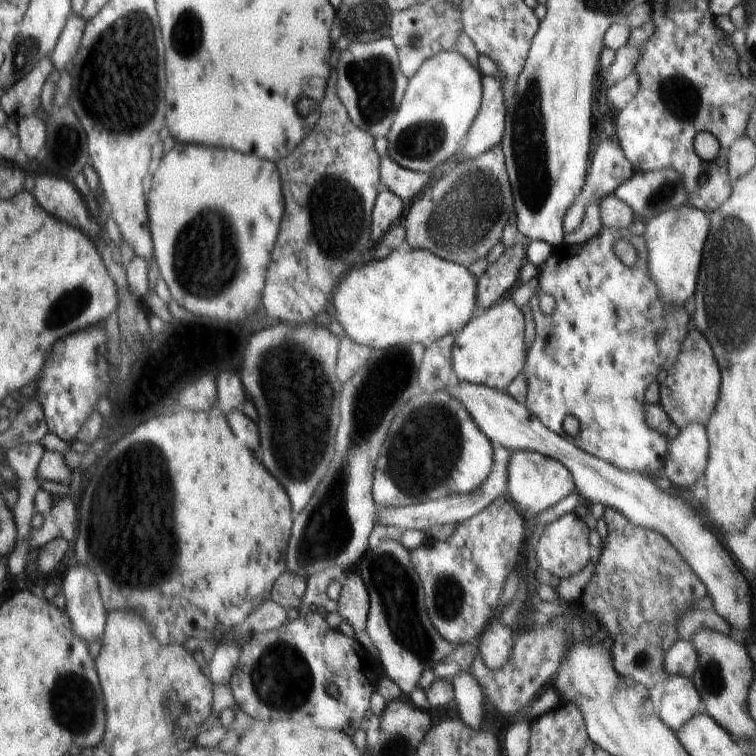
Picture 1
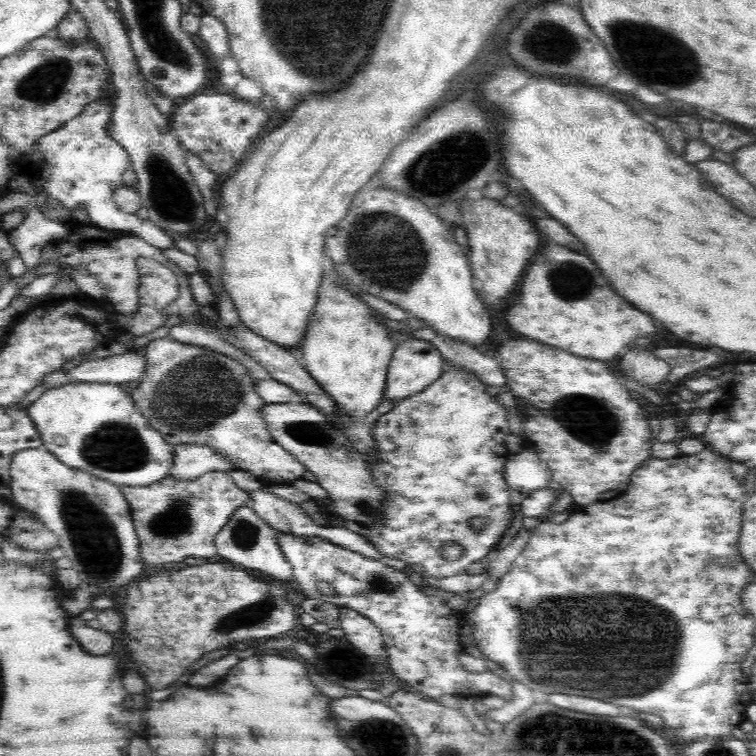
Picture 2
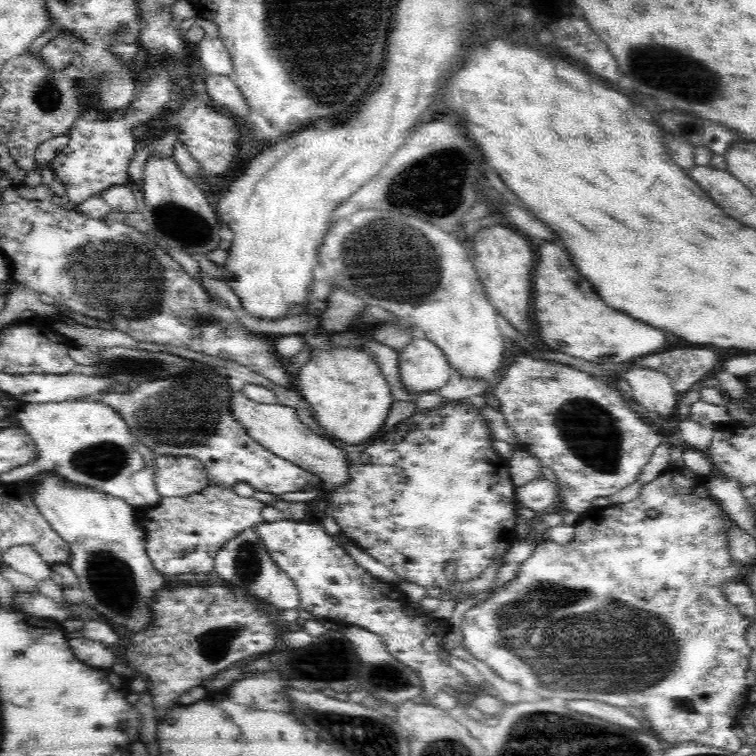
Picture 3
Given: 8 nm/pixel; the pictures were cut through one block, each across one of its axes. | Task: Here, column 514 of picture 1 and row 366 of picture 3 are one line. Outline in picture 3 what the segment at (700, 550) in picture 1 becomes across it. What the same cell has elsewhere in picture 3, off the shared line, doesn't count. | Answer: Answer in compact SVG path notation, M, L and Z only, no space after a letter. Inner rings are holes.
M414 337L399 353L399 373L405 388L435 392L450 380L451 366L444 351L428 338Z

